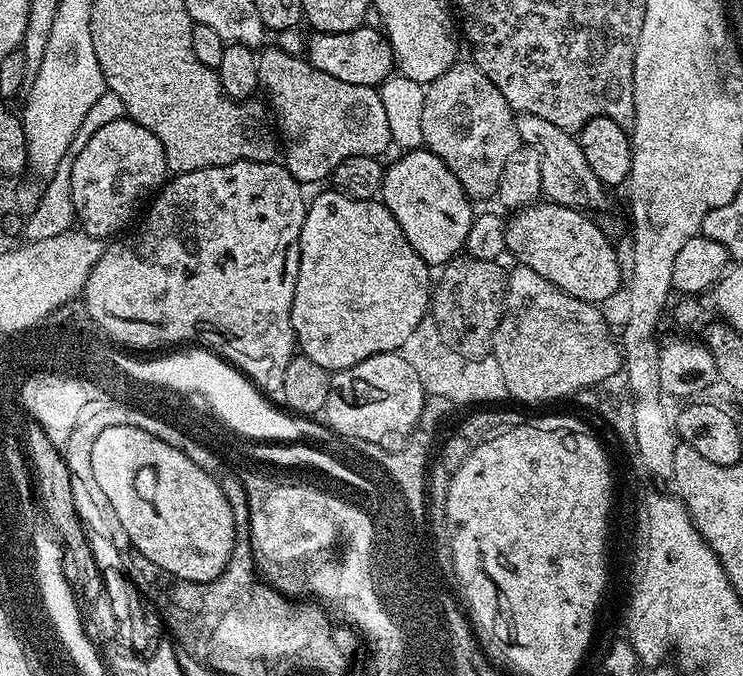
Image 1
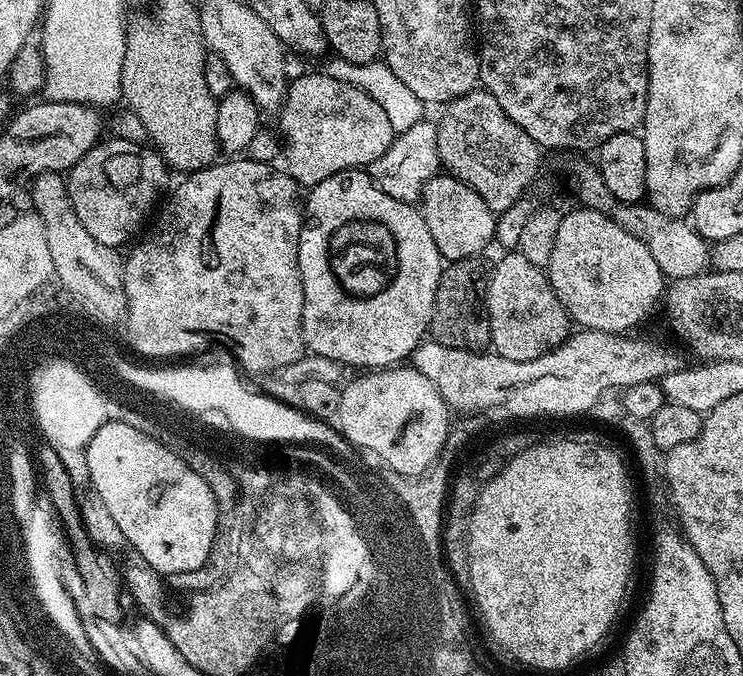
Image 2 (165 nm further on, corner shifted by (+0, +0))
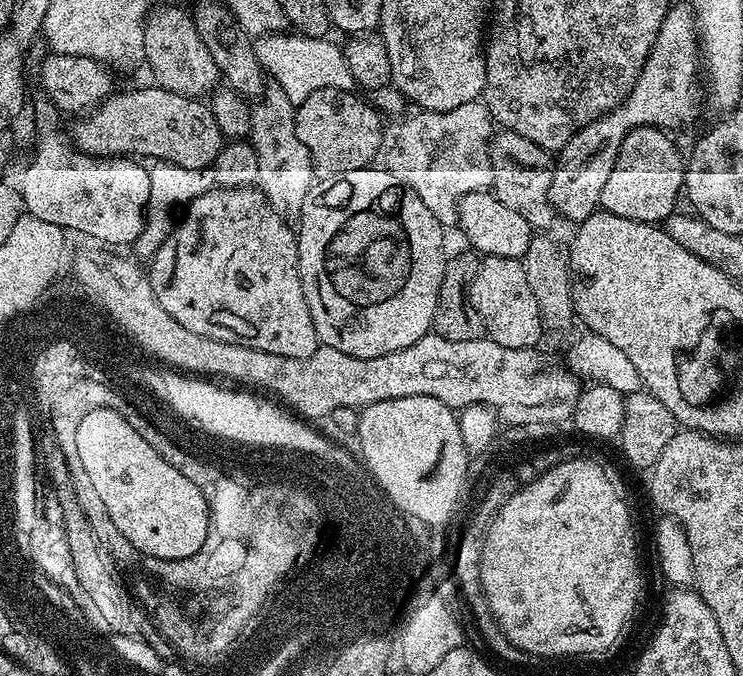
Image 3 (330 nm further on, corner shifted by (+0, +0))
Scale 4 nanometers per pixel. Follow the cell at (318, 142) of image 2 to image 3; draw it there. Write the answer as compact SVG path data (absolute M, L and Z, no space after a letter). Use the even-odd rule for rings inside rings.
M337 88L314 90L306 102L298 105L296 133L302 146L310 150L312 166L317 173L329 177L341 176L343 172L369 167L375 161L372 159L379 154L380 143L384 140L385 121L363 95L356 95L360 94Z

